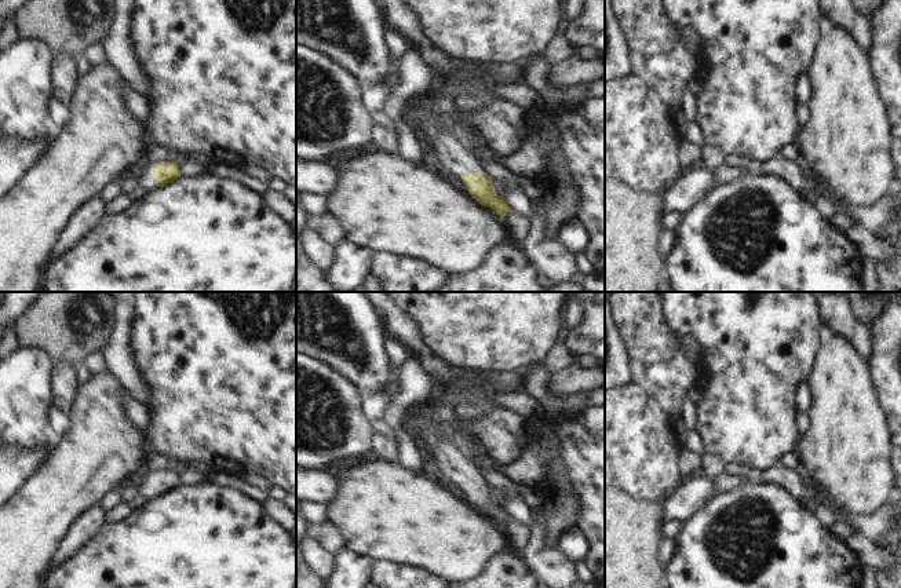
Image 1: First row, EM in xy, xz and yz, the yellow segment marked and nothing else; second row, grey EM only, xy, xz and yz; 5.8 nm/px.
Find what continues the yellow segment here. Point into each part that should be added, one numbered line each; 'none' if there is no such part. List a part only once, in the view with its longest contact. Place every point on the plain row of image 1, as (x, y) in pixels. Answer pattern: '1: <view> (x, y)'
1: xz (448, 463)

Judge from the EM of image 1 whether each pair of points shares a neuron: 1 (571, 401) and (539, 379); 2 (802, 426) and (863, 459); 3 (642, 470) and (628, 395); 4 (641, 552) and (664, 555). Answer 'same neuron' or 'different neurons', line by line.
1: same neuron
2: different neurons
3: same neuron
4: different neurons

